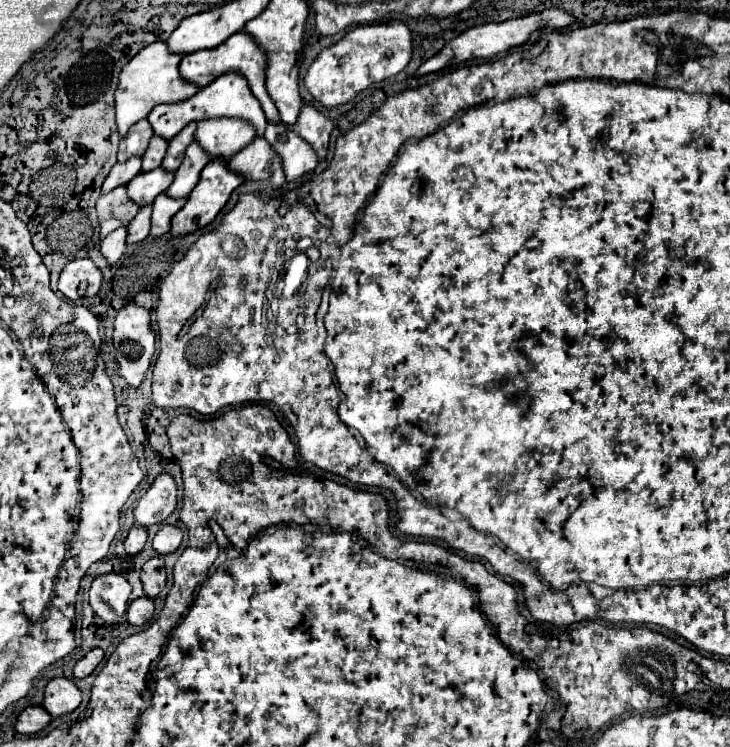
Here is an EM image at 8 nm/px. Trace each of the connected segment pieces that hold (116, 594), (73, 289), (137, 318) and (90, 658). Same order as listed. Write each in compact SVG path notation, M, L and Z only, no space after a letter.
M120 574L98 576L90 588L90 606L92 610L108 624L118 624L126 614L128 596L132 586Z
M88 258L70 260L58 278L58 290L72 302L78 298L94 298L100 290L100 284L102 274Z
M128 304L122 308L114 322L114 348L116 362L120 364L120 376L134 388L138 388L150 368L156 336L150 328L148 310Z
M100 648L90 650L82 660L76 662L74 666L74 678L86 678L94 672L94 668L104 660L104 652Z

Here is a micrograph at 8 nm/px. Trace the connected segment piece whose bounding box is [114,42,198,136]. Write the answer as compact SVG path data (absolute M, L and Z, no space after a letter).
M156 42L148 44L144 50L140 50L120 72L120 82L116 88L116 124L118 124L118 134L126 136L132 124L140 122L150 114L150 110L158 104L174 104L182 102L190 96L194 96L198 90L196 86L184 82L178 72L180 64L178 54L168 54L166 42Z

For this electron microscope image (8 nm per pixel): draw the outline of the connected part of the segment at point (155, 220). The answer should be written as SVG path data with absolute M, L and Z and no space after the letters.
M160 194L154 204L152 204L152 228L150 236L160 238L170 230L170 220L172 216L186 204L186 200L174 200L164 194Z

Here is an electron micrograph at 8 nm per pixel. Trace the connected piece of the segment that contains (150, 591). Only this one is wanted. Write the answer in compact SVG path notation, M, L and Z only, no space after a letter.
M160 556L150 558L140 572L140 580L144 584L144 592L148 598L156 598L160 590L166 586L166 570L164 570L164 560Z

